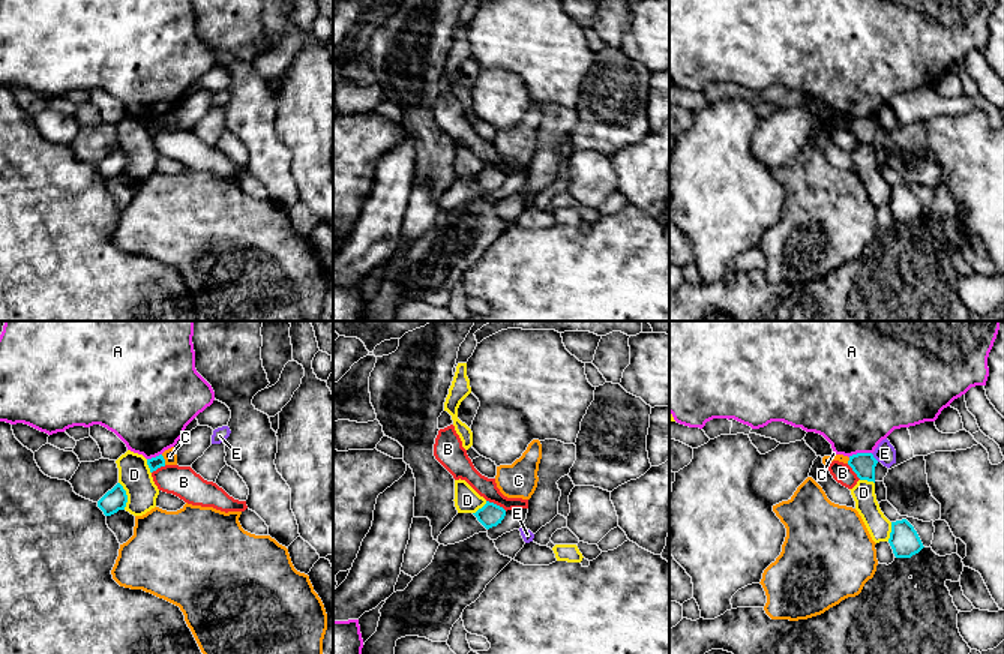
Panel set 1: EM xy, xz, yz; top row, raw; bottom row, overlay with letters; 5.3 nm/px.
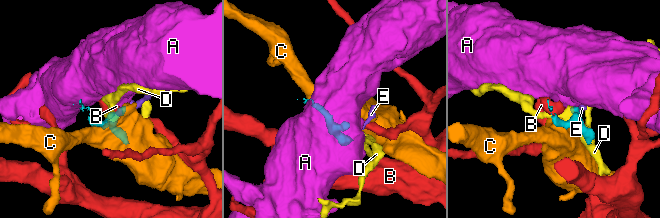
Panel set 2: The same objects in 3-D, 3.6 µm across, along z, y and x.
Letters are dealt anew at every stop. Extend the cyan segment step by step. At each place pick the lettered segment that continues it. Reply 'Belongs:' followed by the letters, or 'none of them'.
Belongs: none of them

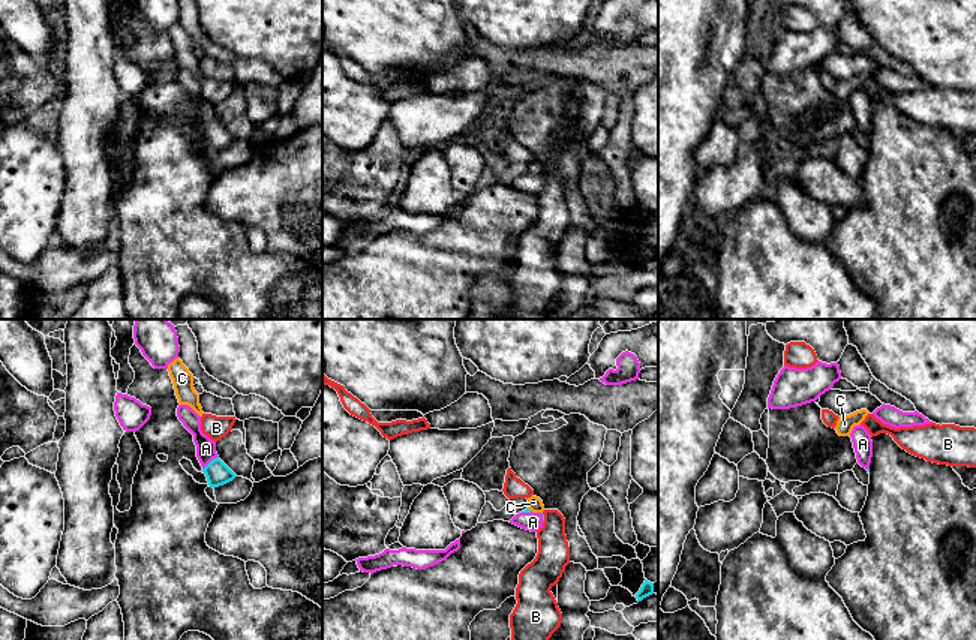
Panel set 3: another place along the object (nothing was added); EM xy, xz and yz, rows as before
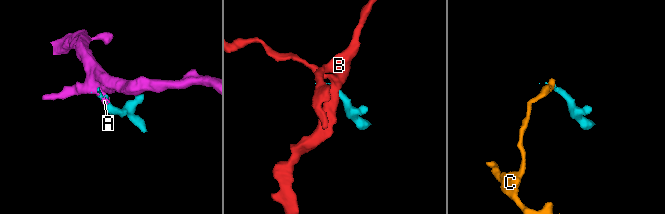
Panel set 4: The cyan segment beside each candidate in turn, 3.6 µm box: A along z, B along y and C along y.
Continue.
Belongs: A

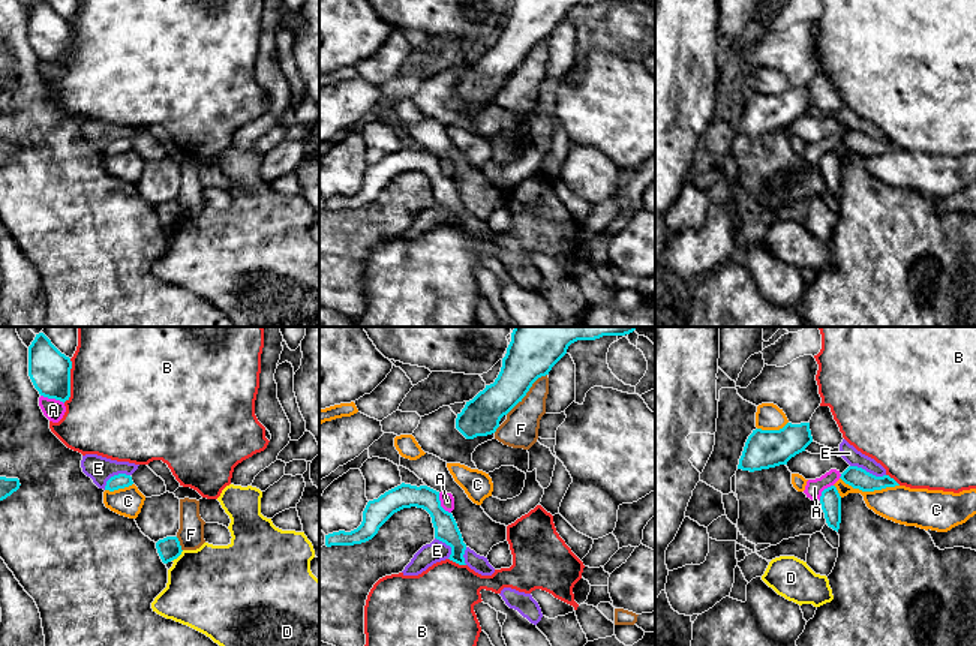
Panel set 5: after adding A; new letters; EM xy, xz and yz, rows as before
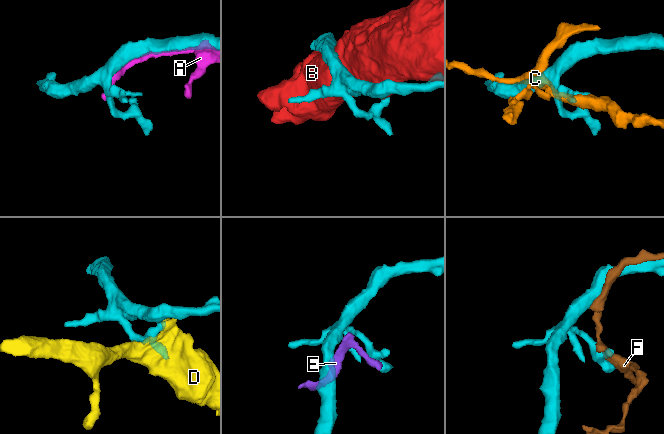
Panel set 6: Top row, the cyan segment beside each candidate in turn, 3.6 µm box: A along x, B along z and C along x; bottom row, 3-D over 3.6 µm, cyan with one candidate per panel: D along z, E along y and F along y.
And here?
Belongs: none of them

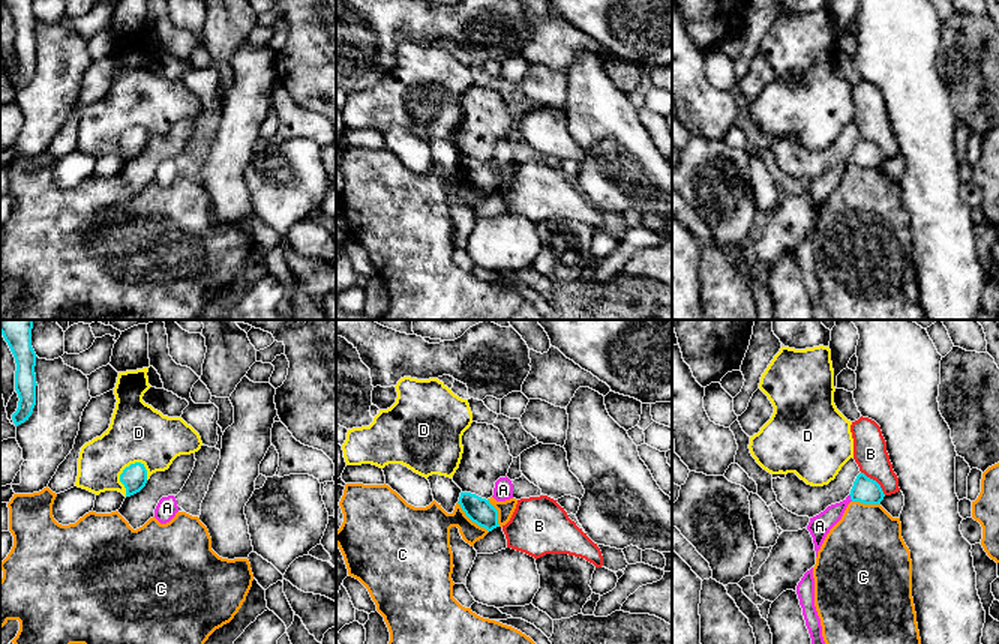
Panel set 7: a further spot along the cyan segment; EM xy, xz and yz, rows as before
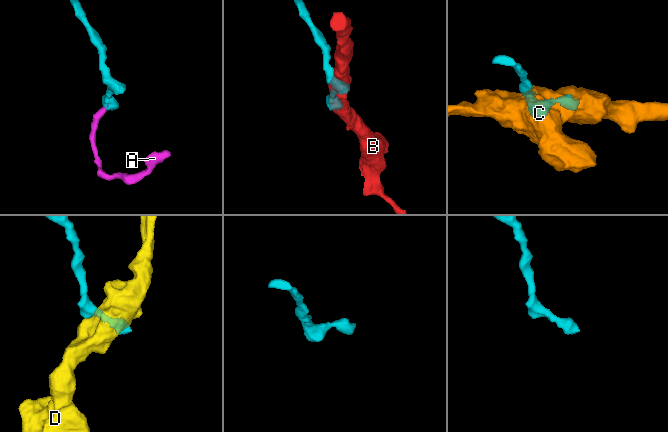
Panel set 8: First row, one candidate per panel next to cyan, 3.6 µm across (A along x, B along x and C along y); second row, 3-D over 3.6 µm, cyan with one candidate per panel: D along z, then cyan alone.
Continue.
Belongs: A

